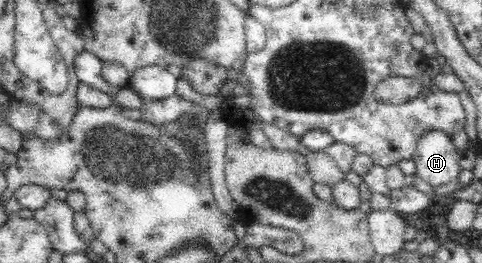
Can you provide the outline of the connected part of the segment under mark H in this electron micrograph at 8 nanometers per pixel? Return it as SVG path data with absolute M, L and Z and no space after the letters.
M444 132L424 133L413 155L417 180L423 180L433 189L458 181L461 167L456 149L451 137Z

